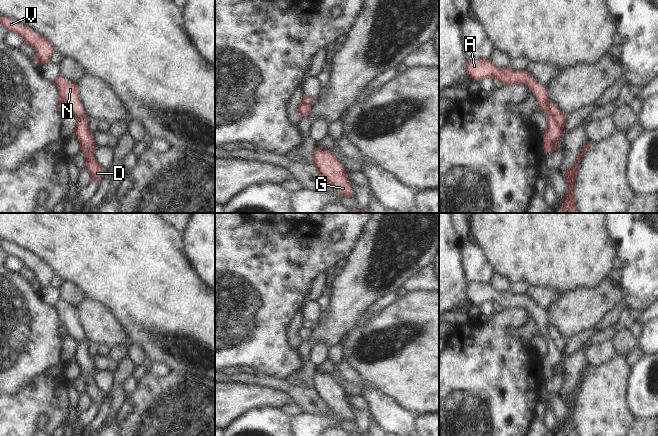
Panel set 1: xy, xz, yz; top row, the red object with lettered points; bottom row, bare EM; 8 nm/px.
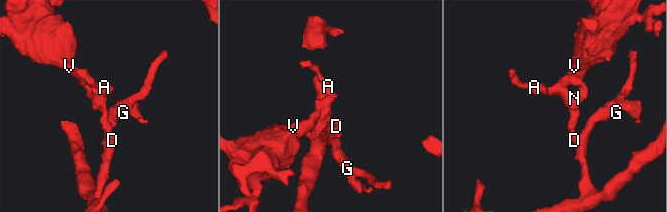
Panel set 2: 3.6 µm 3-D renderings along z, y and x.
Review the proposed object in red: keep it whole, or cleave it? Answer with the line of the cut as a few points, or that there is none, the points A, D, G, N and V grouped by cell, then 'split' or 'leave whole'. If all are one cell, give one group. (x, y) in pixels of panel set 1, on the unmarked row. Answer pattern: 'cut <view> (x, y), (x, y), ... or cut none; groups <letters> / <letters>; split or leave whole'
cut yz (548, 327), (550, 336), (562, 352); groups A D G / N V; split

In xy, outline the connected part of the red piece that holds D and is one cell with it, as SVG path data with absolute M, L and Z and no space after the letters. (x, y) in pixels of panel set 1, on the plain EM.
M86 338L77 344L74 360L80 368L80 374L86 379L85 393L92 403L98 404L104 397L103 391L96 385L94 376L97 372L93 359L89 356L89 344Z

